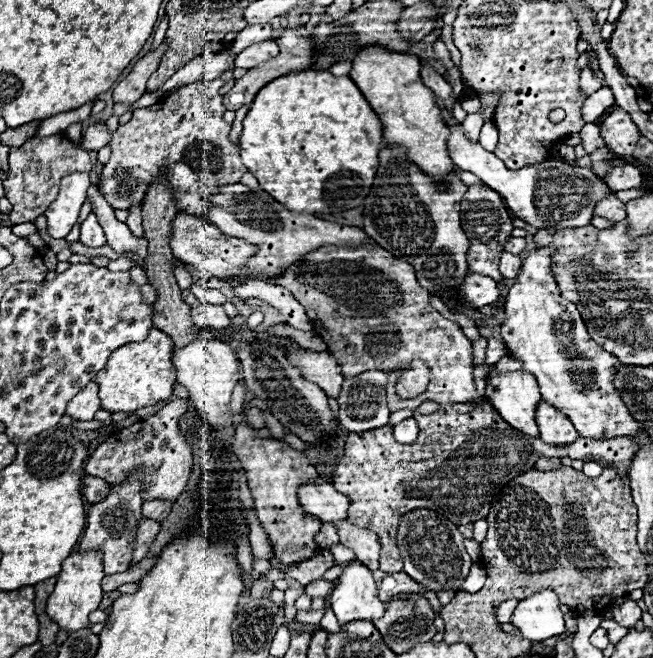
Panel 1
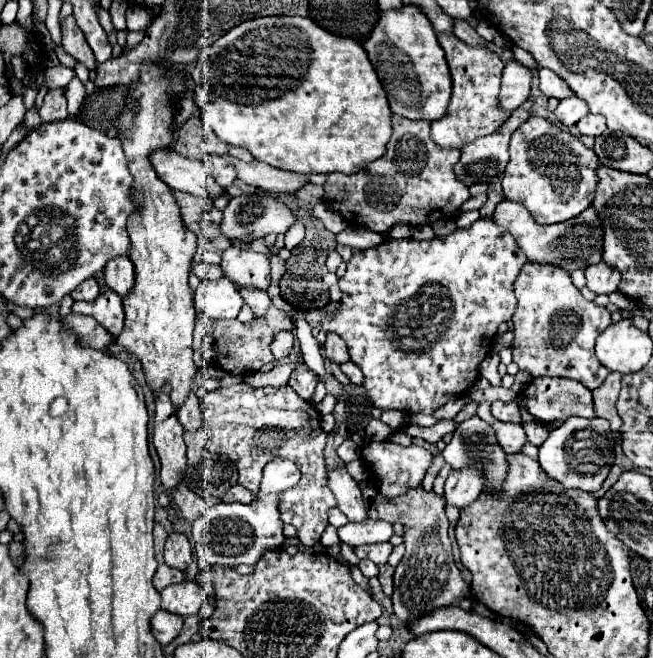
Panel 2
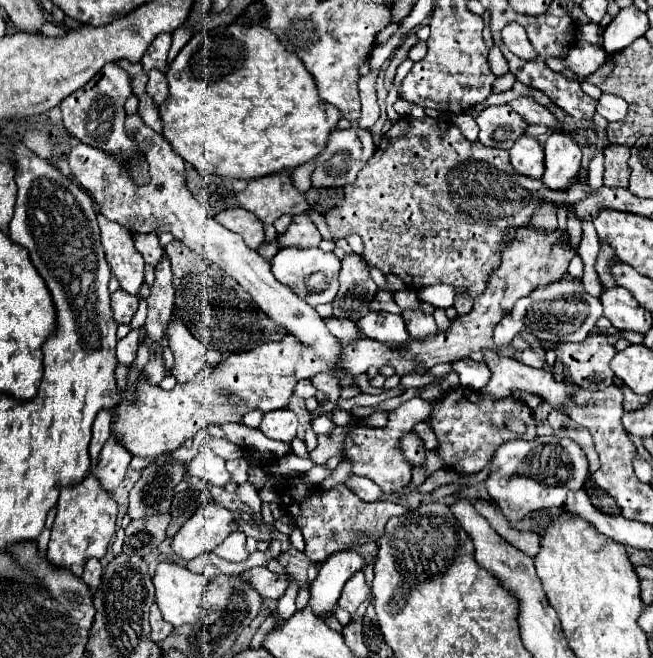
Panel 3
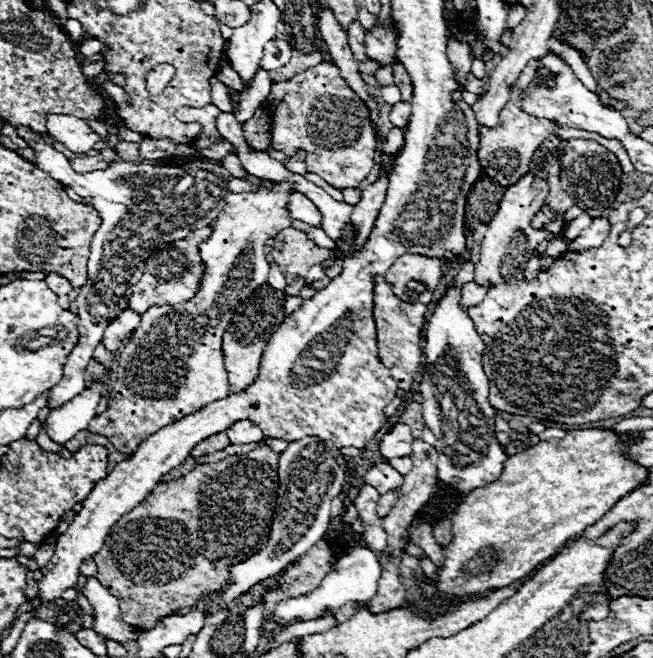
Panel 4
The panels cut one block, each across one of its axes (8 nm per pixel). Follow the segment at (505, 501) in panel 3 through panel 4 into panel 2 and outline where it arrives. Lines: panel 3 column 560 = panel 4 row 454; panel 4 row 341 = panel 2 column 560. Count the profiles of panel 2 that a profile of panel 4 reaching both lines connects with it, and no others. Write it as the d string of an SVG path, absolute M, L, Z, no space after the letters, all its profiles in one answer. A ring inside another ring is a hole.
M568 418L562 426L554 428L546 442L540 446L538 462L550 478L556 478L566 488L596 492L614 464L614 440L610 422L602 418Z

